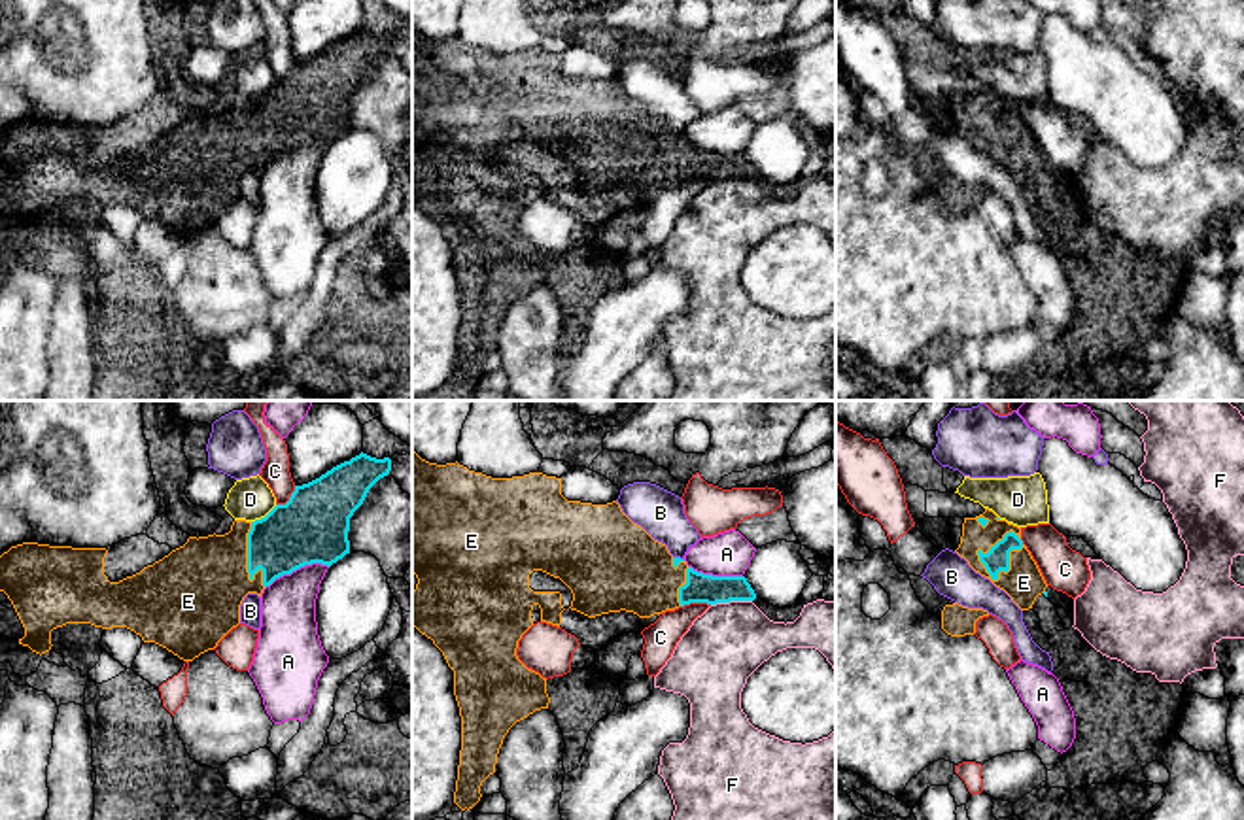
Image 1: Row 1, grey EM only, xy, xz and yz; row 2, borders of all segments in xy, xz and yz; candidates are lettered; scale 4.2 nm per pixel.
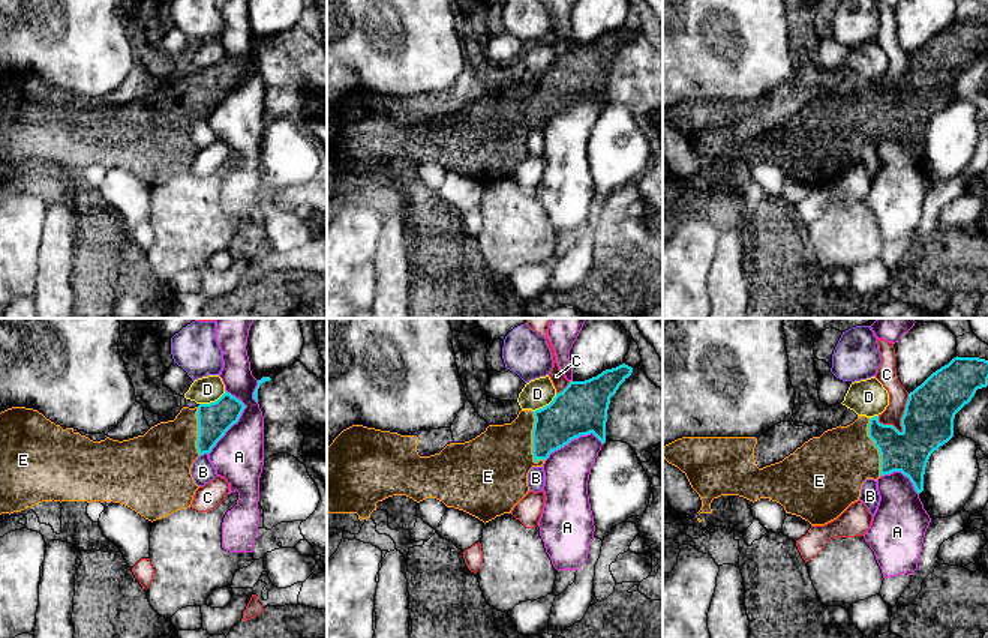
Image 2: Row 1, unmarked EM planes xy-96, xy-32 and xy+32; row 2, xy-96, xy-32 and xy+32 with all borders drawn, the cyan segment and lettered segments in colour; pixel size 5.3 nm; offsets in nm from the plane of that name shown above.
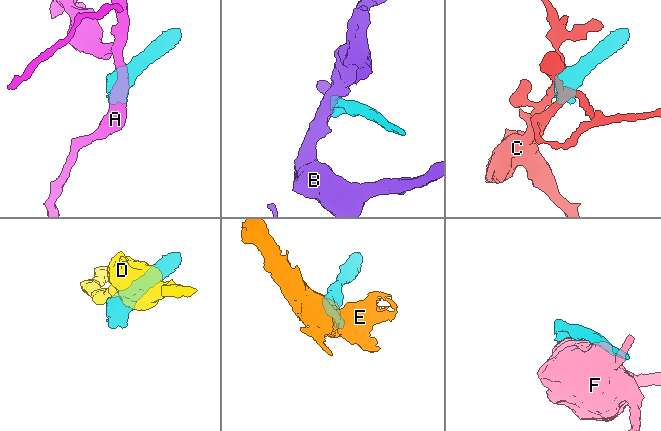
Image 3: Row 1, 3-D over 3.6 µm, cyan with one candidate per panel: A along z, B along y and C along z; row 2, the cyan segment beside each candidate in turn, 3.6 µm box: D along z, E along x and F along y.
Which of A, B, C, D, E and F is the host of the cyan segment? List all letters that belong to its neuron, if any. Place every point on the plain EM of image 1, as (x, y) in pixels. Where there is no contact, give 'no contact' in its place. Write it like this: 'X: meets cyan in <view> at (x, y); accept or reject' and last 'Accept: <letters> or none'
A: meets cyan in xy at (295, 146); reject
B: meets cyan in xz at (679, 135); reject
C: meets cyan in xz at (694, 178); reject
D: meets cyan in xy at (265, 93); reject
E: meets cyan in yz at (980, 127); accept
F: meets cyan in xz at (730, 176); reject
Accept: E

